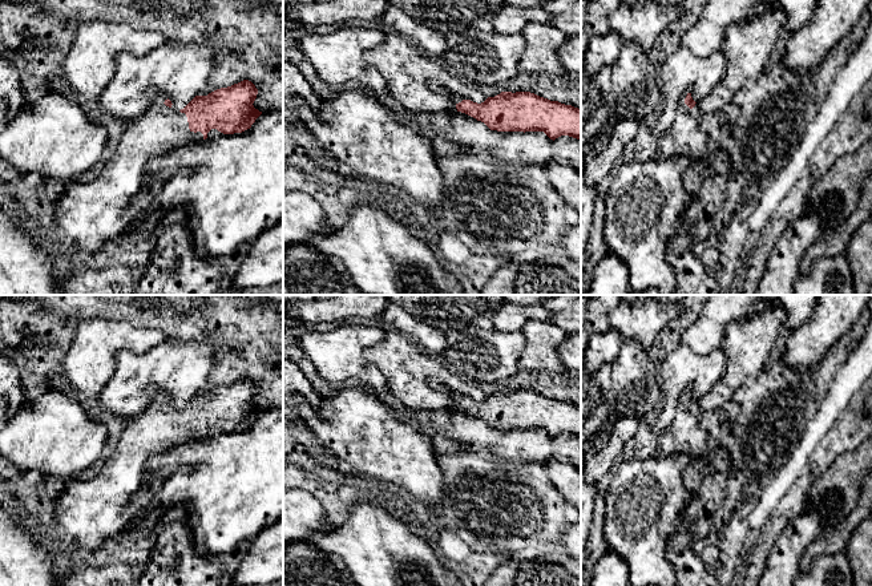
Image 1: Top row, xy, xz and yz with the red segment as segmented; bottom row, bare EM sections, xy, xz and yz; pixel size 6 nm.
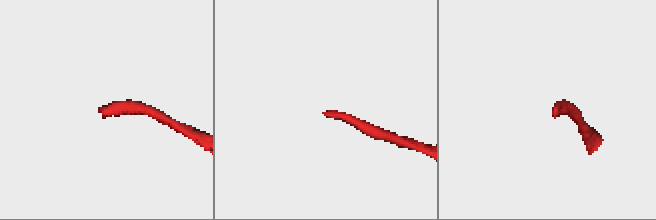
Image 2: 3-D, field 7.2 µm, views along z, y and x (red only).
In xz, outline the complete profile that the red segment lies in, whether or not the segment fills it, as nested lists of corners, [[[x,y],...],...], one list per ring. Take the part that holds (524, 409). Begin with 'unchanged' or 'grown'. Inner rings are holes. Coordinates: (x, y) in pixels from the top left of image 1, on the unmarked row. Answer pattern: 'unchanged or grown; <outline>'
grown; [[[436,380],[429,384],[448,395],[457,409],[497,429],[544,429],[550,437],[569,433],[581,439],[581,407],[550,399],[530,389],[501,389],[477,401],[448,391]]]

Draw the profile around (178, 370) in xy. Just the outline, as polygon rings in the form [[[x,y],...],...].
[[[201,342],[162,343],[142,355],[121,349],[112,379],[98,393],[100,405],[128,419],[169,396],[170,407],[179,409],[207,380],[215,355],[214,347]]]

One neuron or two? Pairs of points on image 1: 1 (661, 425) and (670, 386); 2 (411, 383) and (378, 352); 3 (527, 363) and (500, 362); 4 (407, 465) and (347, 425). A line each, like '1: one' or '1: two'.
1: one
2: one
3: two
4: one

